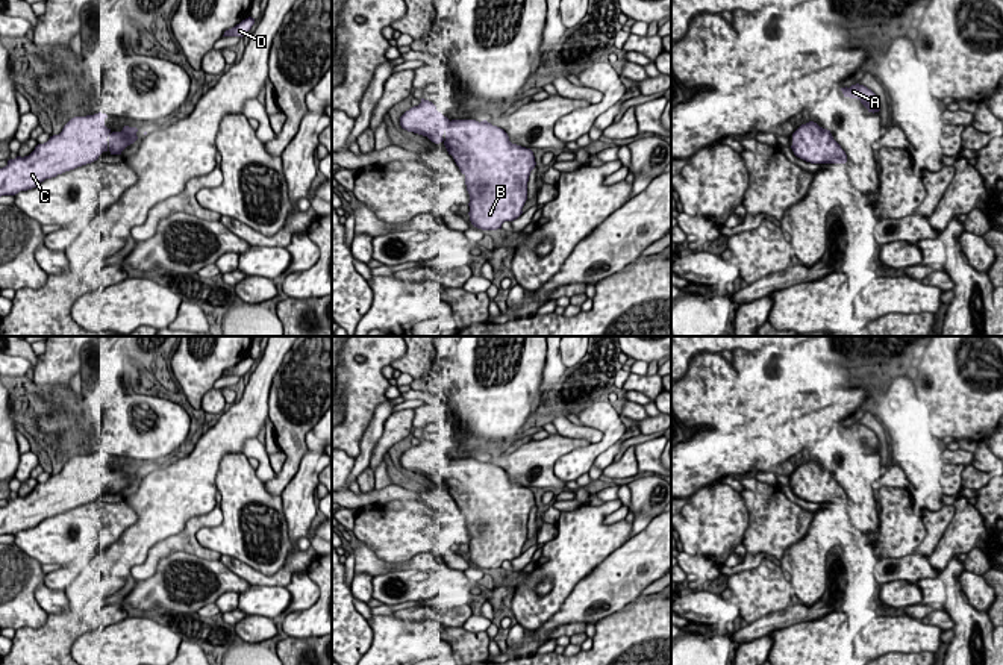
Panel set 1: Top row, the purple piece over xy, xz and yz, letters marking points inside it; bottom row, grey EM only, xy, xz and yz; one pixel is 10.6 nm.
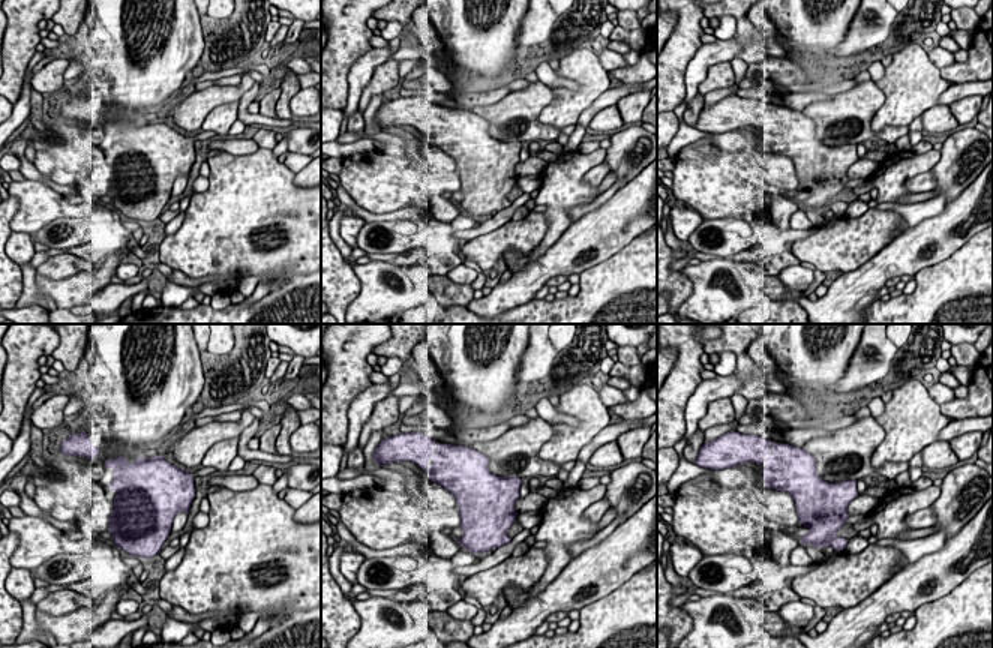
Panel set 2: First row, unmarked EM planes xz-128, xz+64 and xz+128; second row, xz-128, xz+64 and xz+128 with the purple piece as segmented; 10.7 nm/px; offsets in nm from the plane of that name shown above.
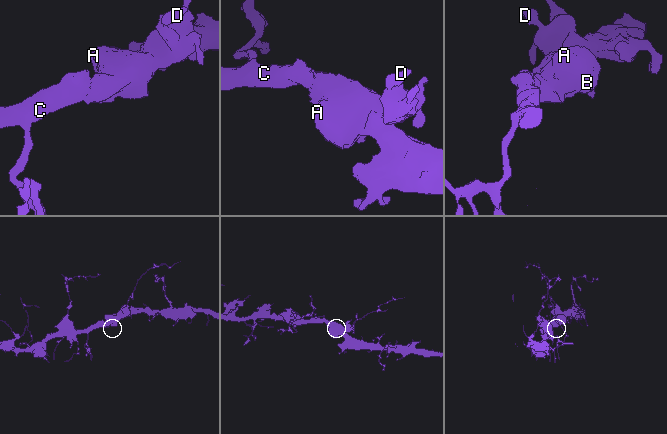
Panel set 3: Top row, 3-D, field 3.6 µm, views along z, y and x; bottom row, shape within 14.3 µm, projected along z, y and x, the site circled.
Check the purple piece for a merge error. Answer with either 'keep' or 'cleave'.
keep

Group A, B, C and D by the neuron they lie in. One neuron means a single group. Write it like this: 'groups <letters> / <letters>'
groups A B C D

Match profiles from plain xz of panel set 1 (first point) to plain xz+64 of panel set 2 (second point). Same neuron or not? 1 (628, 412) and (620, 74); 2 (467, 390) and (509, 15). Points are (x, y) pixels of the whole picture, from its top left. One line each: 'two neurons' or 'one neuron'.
1: two neurons
2: one neuron

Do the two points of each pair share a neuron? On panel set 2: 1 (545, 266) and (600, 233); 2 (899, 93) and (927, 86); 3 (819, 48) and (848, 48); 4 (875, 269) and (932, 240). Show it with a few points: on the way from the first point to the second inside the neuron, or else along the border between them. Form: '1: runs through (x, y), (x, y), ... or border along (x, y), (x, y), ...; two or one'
1: runs through (558, 260), (587, 242); one
2: runs through (906, 92), (912, 86), (920, 86); one
3: border along (851, 18), (845, 38), (830, 51), (833, 60); two
4: runs through (888, 263), (918, 246); one

